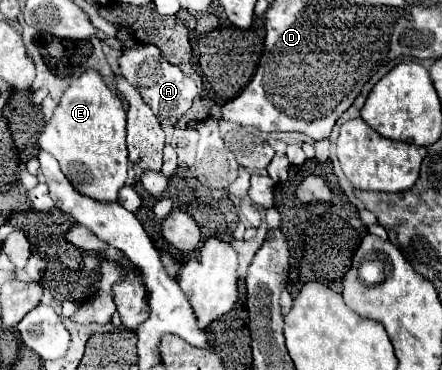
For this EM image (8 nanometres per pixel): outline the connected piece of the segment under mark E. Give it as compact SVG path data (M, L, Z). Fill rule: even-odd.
M85 69L65 89L37 145L59 161L61 171L79 193L101 201L117 201L117 191L125 185L129 167L125 123L127 113L121 97L105 85L97 69Z

